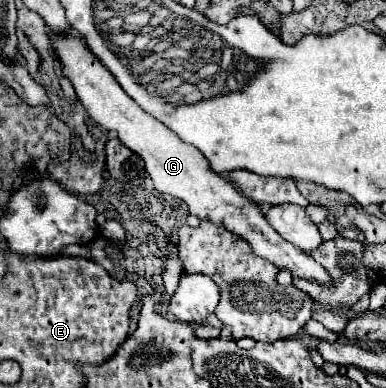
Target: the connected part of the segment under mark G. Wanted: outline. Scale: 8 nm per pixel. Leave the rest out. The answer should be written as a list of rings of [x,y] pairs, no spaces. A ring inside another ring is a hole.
[[[51,35],[51,47],[55,53],[55,59],[63,67],[63,75],[73,83],[77,99],[83,103],[89,117],[101,125],[107,131],[115,131],[117,137],[139,157],[145,161],[145,169],[151,175],[155,189],[159,193],[169,193],[177,199],[183,199],[193,215],[199,215],[199,219],[211,219],[215,223],[225,223],[225,227],[249,241],[251,249],[275,263],[279,269],[289,267],[291,275],[301,279],[313,279],[319,283],[329,283],[327,271],[313,261],[309,255],[305,255],[301,249],[287,243],[279,233],[271,229],[271,225],[265,221],[261,207],[253,205],[247,197],[243,197],[229,181],[213,173],[195,147],[183,143],[169,127],[165,127],[161,121],[145,113],[115,81],[115,77],[103,67],[103,63],[87,49],[87,45],[81,41],[79,35],[65,35],[61,39],[59,35]]]

